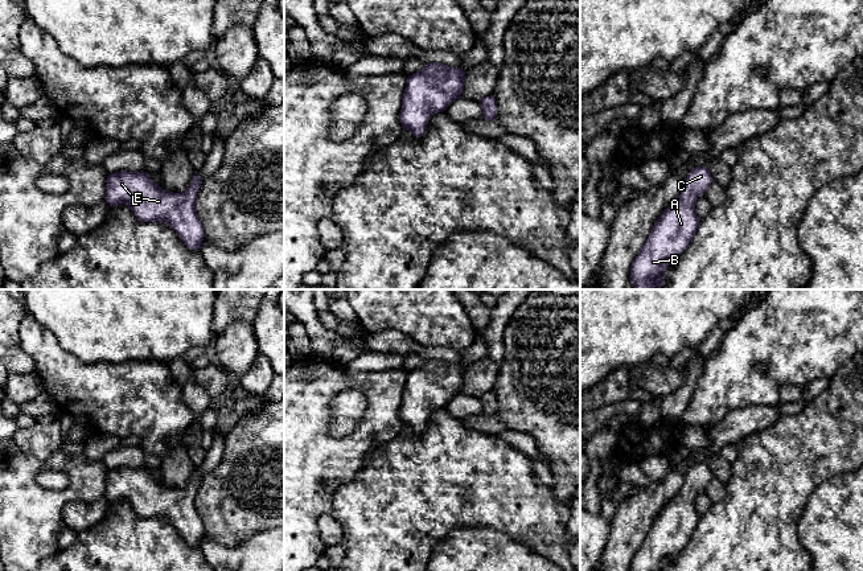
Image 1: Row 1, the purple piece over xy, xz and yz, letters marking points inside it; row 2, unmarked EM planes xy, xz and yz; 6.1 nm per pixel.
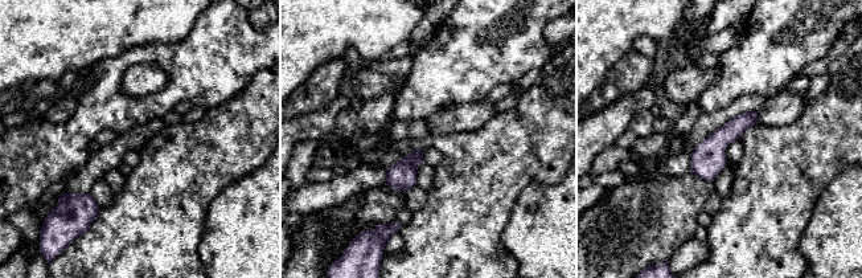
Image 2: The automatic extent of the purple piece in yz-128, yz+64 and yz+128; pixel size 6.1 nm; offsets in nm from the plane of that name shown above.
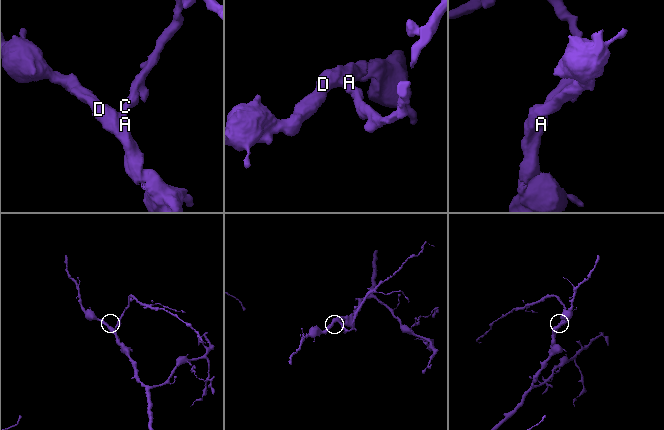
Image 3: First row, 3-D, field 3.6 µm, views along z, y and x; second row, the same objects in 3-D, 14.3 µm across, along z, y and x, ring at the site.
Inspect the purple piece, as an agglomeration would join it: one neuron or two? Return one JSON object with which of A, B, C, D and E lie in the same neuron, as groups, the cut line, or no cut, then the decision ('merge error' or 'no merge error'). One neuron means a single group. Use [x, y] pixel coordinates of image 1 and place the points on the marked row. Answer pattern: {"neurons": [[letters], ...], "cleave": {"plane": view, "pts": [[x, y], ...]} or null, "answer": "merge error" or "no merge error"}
{"neurons": [["A", "B", "C", "D", "E"]], "cleave": null, "answer": "no merge error"}

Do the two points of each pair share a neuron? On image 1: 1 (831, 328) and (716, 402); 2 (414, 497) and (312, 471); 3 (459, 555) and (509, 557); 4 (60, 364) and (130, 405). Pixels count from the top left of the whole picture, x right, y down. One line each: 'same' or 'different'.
1: same
2: different
3: same
4: same

